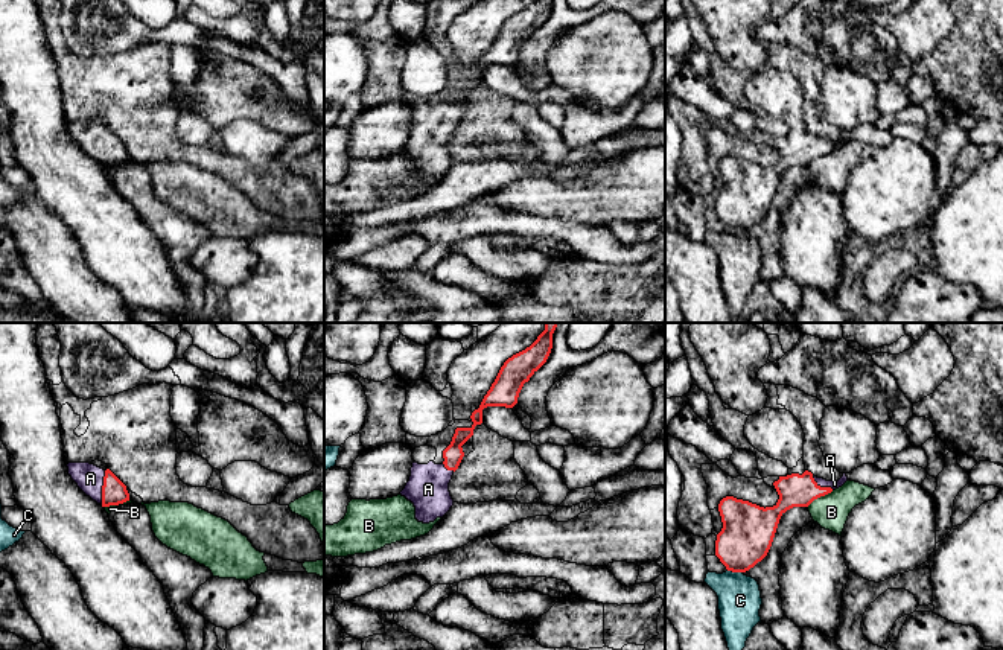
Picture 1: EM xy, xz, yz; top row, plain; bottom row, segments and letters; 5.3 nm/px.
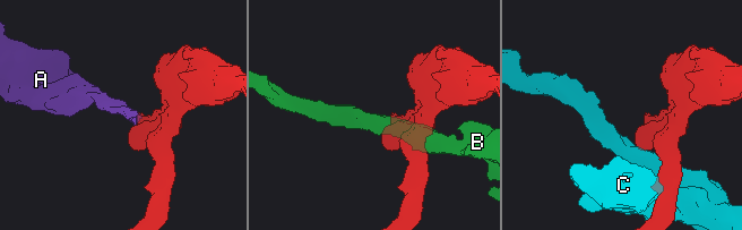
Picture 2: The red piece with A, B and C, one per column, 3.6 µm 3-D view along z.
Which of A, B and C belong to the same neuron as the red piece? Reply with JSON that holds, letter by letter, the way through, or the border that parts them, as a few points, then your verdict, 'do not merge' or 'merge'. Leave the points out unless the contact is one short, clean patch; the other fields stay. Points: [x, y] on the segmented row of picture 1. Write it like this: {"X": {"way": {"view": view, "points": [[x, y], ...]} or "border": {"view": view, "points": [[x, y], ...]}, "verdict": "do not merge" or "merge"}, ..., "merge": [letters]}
{"A": {"way": {"view": "xy", "points": [[114, 492], [102, 487], [90, 478]]}, "verdict": "merge"}, "B": {"border": {"view": "yz", "points": [[833, 490], [815, 498], [807, 506]]}, "verdict": "do not merge"}, "C": {"verdict": "do not merge"}, "merge": ["A"]}

